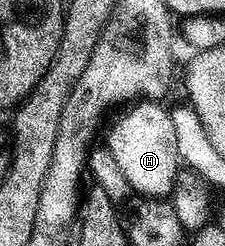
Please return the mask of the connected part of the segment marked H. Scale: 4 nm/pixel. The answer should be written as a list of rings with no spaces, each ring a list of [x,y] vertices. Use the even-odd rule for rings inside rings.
[[[155,100],[133,103],[119,113],[116,125],[108,132],[106,146],[118,162],[131,191],[136,196],[144,196],[140,198],[163,200],[171,197],[176,176],[182,170],[182,161],[176,154],[172,113],[164,106]]]

